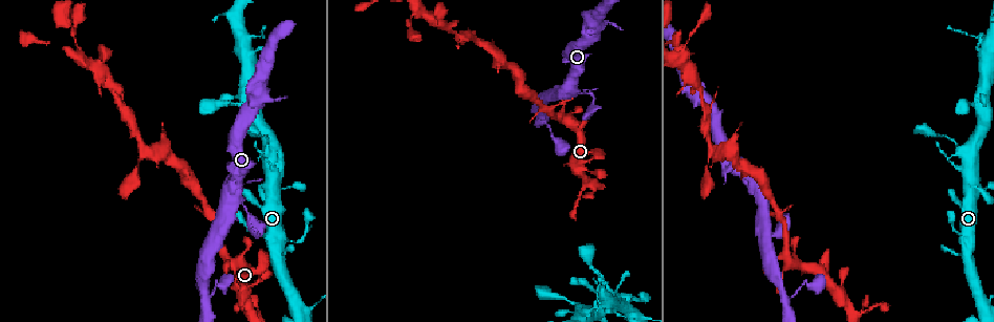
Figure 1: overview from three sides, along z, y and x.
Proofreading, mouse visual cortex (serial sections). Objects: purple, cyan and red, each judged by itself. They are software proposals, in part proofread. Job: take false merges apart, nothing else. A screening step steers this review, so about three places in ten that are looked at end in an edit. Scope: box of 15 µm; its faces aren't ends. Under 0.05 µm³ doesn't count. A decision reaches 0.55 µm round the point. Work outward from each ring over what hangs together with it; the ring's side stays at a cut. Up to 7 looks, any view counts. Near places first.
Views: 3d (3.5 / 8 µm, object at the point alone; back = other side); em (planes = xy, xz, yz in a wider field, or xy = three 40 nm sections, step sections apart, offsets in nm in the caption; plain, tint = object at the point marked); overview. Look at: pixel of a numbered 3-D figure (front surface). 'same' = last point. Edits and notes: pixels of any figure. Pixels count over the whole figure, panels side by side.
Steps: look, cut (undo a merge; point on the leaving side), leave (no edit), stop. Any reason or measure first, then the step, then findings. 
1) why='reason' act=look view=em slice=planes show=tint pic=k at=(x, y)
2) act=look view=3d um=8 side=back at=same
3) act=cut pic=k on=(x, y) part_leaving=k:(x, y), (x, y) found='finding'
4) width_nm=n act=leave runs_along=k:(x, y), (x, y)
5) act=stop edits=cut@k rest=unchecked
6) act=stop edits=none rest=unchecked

why='four or more arms meet' act=look view=3d um=8 pic=1 at=(284, 239)

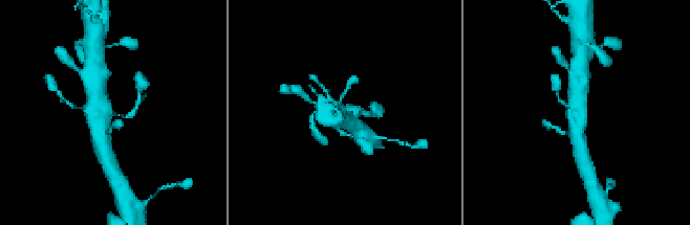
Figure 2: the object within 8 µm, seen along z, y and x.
why='closer look' act=look view=3d um=3.5 pic=2 at=(343, 109)

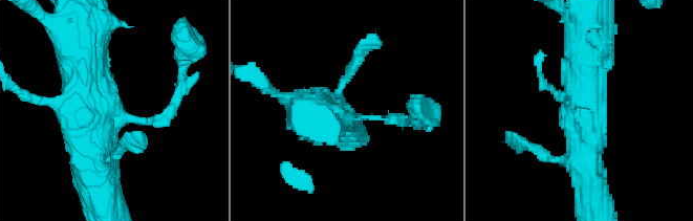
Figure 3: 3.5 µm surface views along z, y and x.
act=look view=em slice=xy step=2 show=tint pic=3 at=(589, 113)

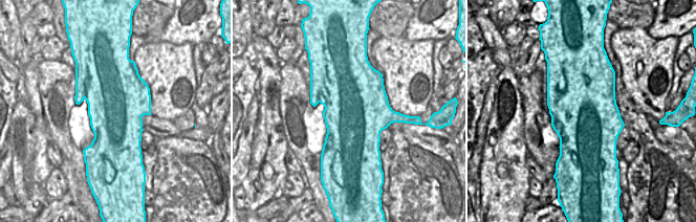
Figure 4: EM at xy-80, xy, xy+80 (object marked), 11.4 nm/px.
width_nm=750 act=leave runs_along=3:(79, 51), (98, 183) found='continuous, no second cell'

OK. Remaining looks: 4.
why='sharp bend' act=look view=3d um=3.5 pic=1 at=(270, 186)

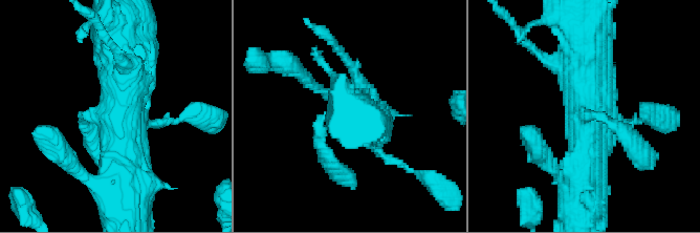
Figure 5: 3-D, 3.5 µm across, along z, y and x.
act=look view=em slice=xy step=5 show=plain pic=5 at=(122, 113)

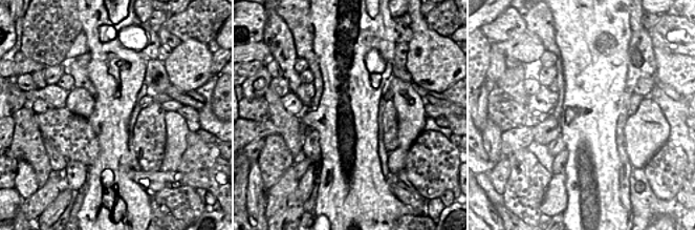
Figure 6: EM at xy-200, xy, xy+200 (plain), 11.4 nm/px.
why='with the object marked' act=look view=em slice=xy step=5 show=tint at=same

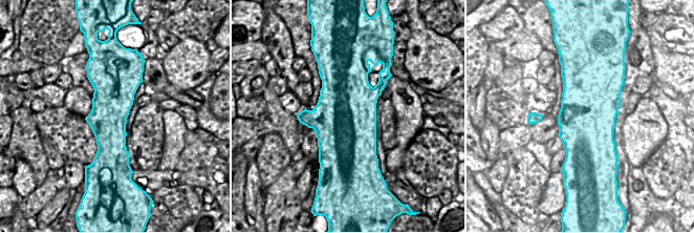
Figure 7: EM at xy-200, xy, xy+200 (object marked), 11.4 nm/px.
arm_widths_nm=150,150,600,700 act=leave runs_along=5:(128, 203), (122, 93), (115, 61) found='one cell here'

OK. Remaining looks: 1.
act=stop edits=none rest=unchecked

